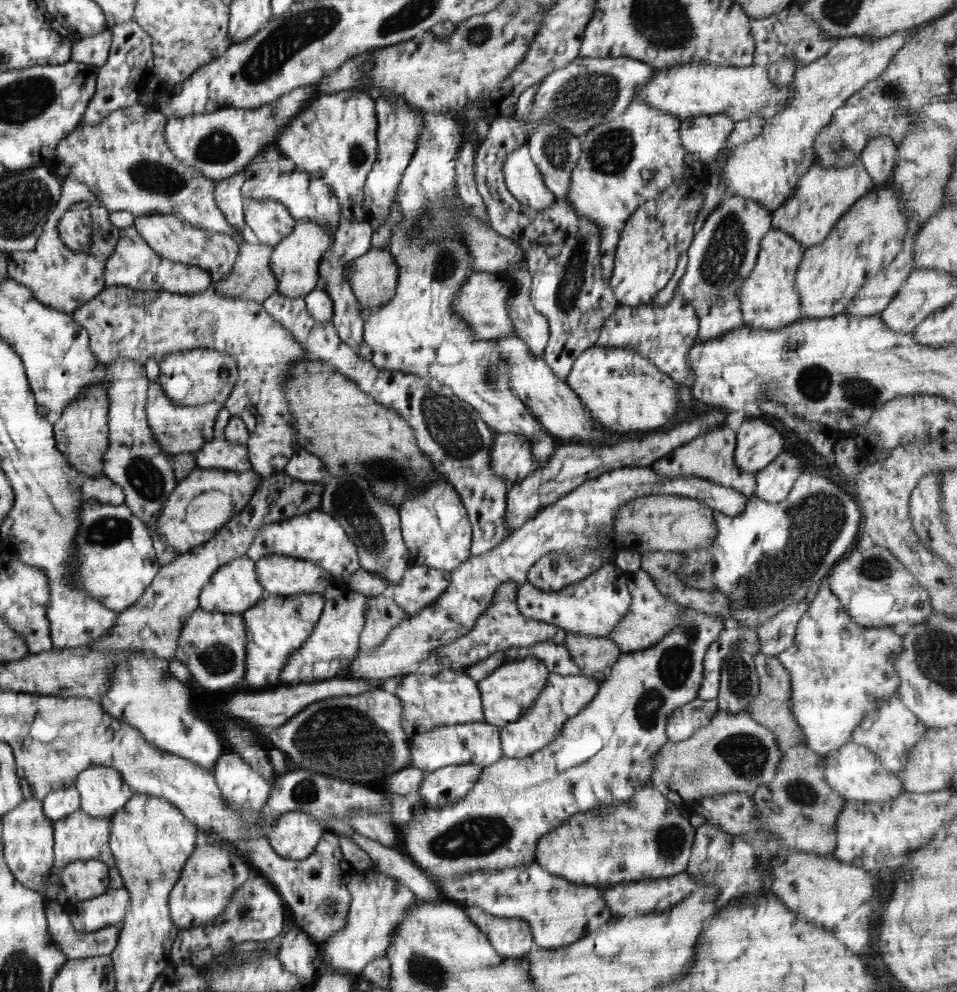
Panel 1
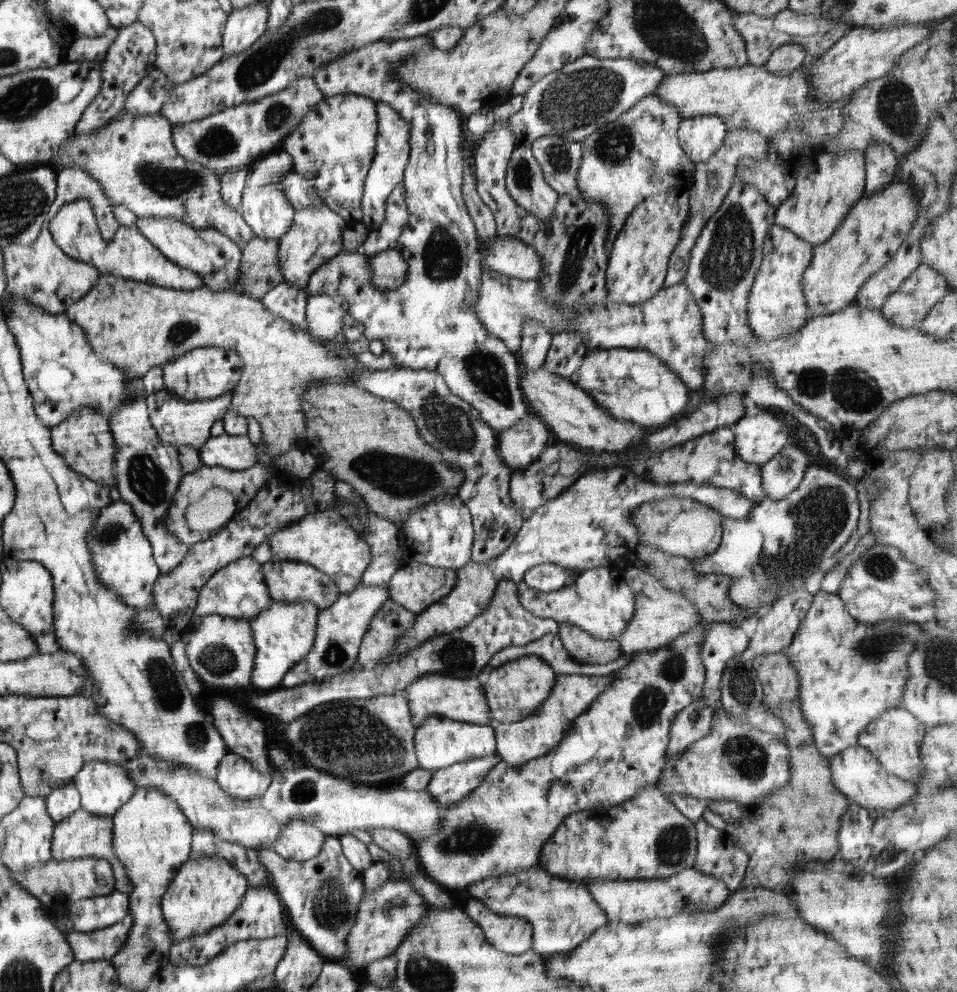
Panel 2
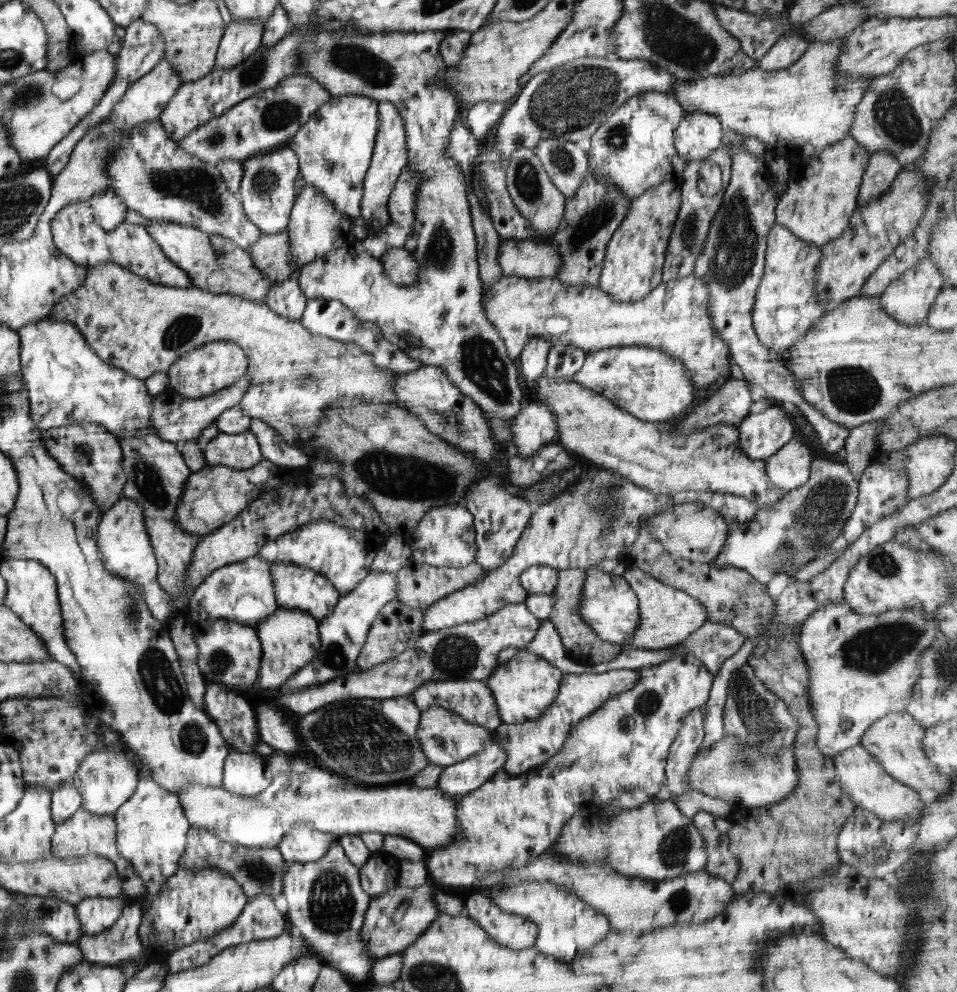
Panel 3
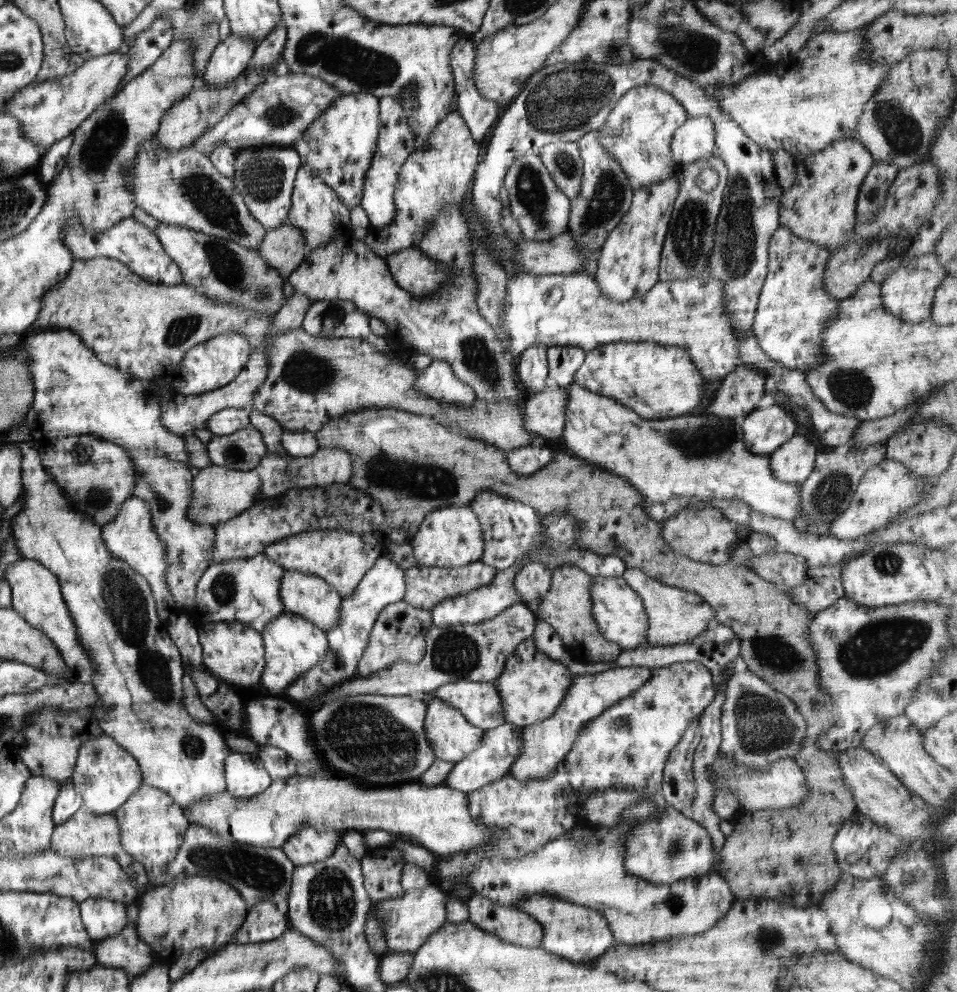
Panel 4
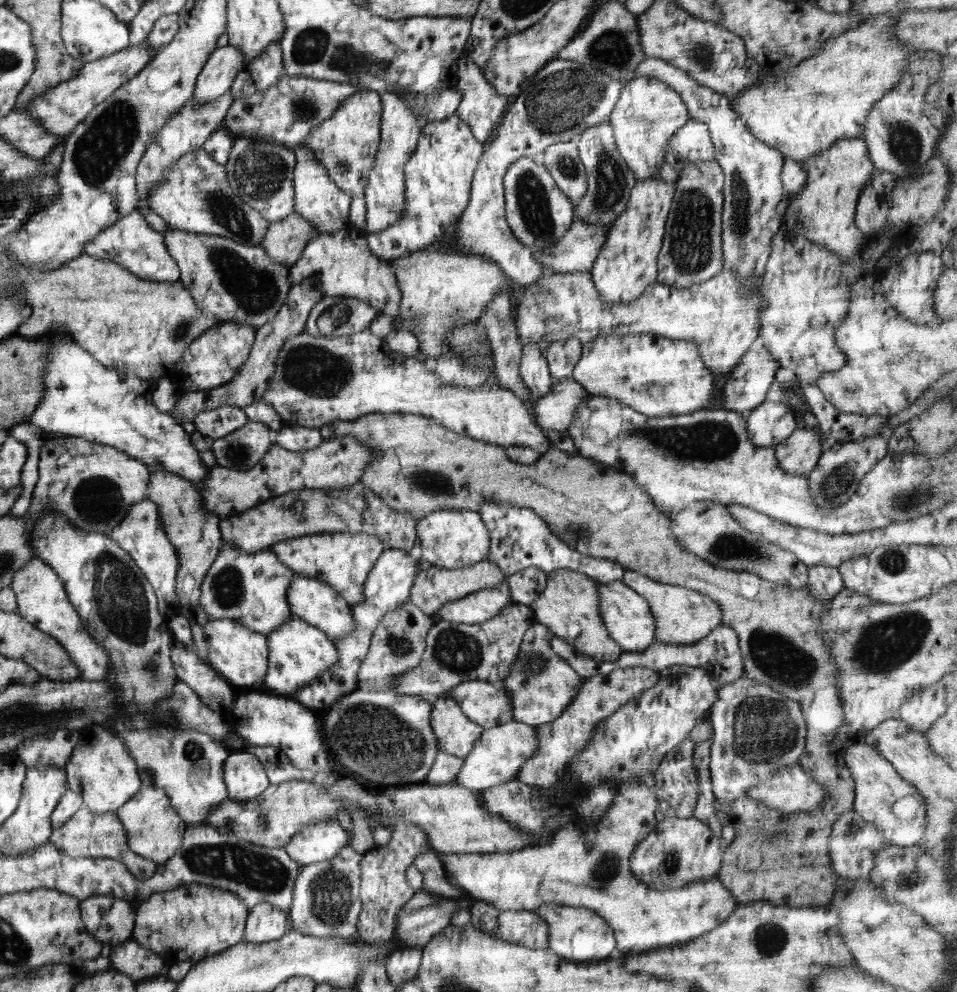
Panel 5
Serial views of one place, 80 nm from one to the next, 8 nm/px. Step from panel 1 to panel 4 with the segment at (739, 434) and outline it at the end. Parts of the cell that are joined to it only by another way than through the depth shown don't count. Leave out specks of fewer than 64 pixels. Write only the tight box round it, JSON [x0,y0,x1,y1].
[740,404,795,455]

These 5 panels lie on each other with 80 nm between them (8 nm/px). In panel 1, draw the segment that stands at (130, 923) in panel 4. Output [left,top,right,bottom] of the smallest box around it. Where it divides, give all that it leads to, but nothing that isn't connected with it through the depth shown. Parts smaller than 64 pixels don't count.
[45,903,122,959]

